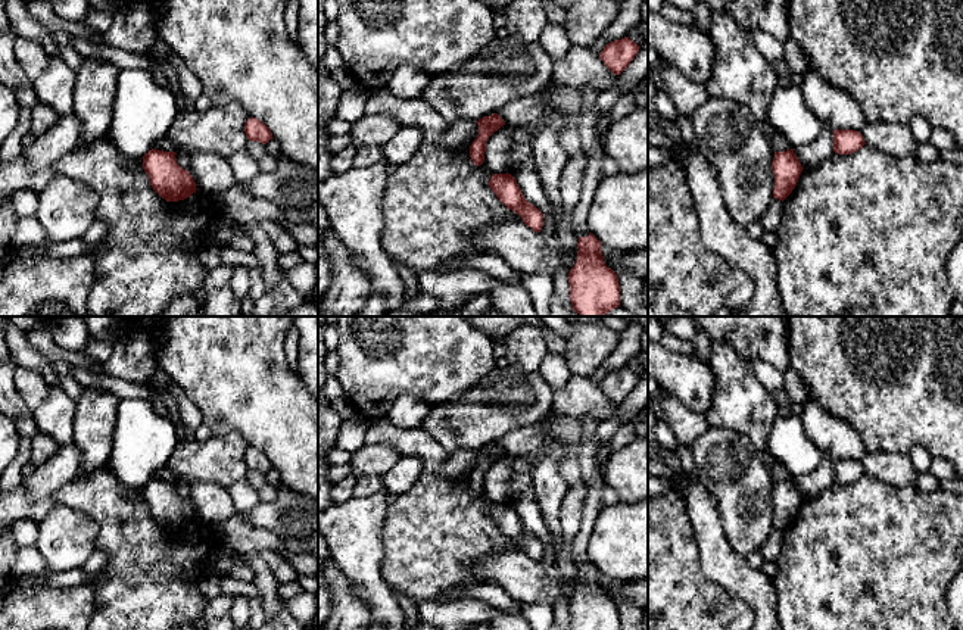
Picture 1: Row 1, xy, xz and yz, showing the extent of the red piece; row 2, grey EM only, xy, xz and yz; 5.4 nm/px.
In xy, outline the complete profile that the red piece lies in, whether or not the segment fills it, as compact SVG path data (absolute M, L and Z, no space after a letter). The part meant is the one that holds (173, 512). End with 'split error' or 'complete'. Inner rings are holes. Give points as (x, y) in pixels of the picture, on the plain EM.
M152 478L143 486L143 499L153 520L166 531L178 531L196 523L196 512L175 489L175 481Z; complete

